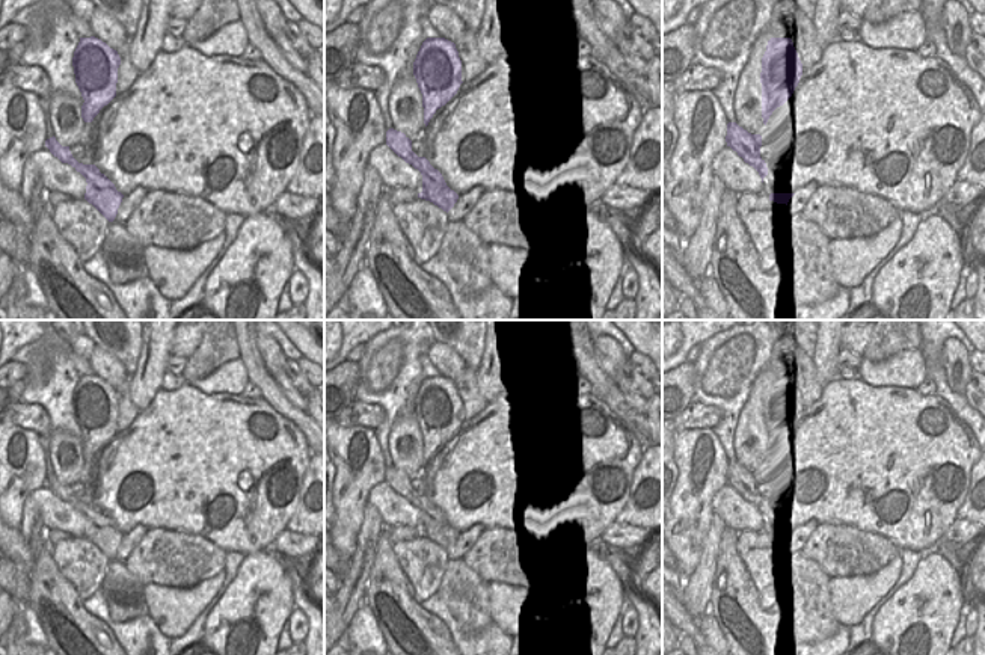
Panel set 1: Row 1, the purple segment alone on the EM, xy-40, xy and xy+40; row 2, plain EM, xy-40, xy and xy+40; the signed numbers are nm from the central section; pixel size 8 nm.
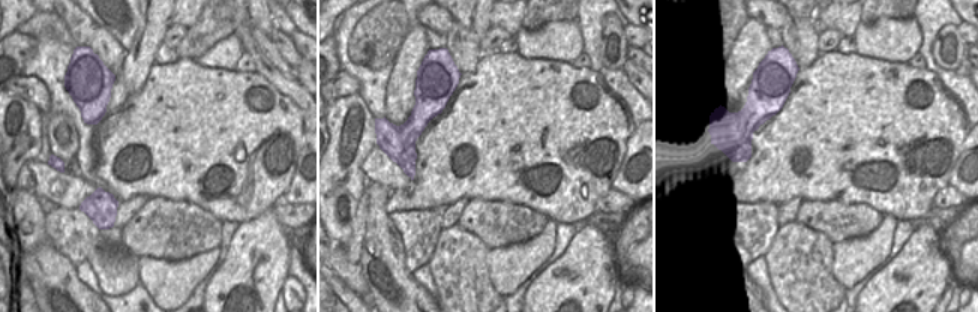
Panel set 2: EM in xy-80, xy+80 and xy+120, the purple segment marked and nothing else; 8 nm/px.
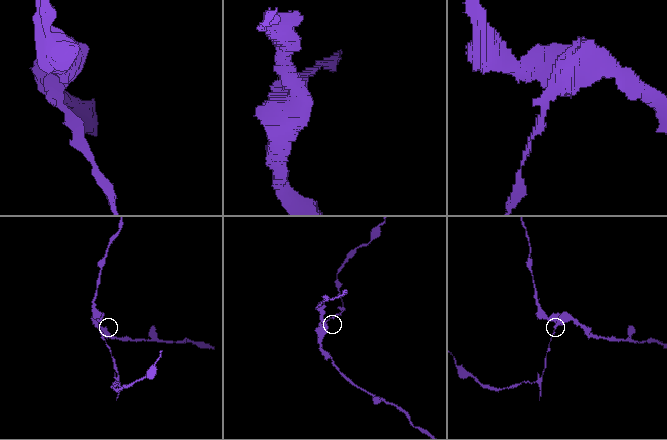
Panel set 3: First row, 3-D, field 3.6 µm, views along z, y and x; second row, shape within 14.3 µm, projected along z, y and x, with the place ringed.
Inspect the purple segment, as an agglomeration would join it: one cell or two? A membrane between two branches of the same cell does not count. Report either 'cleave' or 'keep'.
cleave

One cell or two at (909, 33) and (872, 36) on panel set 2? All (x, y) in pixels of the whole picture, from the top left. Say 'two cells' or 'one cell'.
one cell

